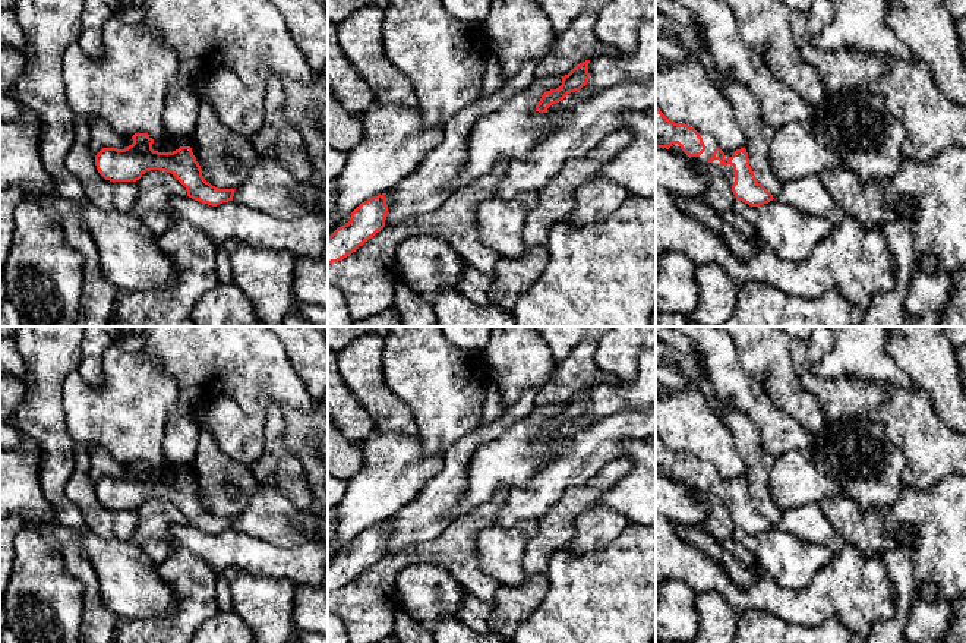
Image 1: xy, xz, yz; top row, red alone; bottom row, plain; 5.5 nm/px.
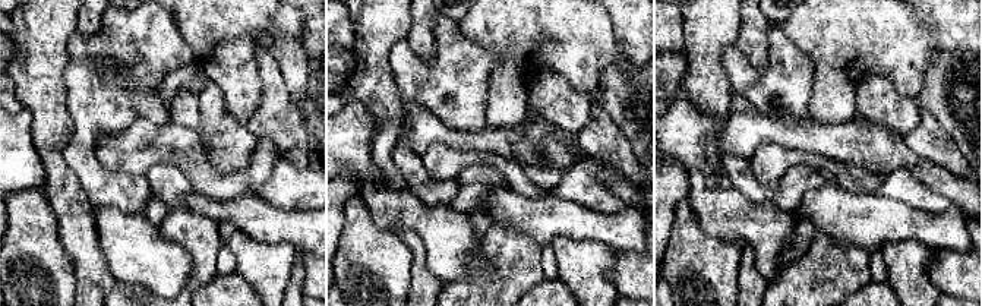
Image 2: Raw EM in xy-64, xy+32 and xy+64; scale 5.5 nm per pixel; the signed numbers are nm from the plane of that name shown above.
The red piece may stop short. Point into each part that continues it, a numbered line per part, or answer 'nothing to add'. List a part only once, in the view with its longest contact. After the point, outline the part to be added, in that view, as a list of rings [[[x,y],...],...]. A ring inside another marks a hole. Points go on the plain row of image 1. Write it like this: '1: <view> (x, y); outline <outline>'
1: yz (728, 500); outline [[[714,488],[710,492],[722,499],[722,502],[726,505],[726,508],[729,510],[730,514],[735,511],[733,494],[730,494],[730,492],[722,494],[719,488]]]

